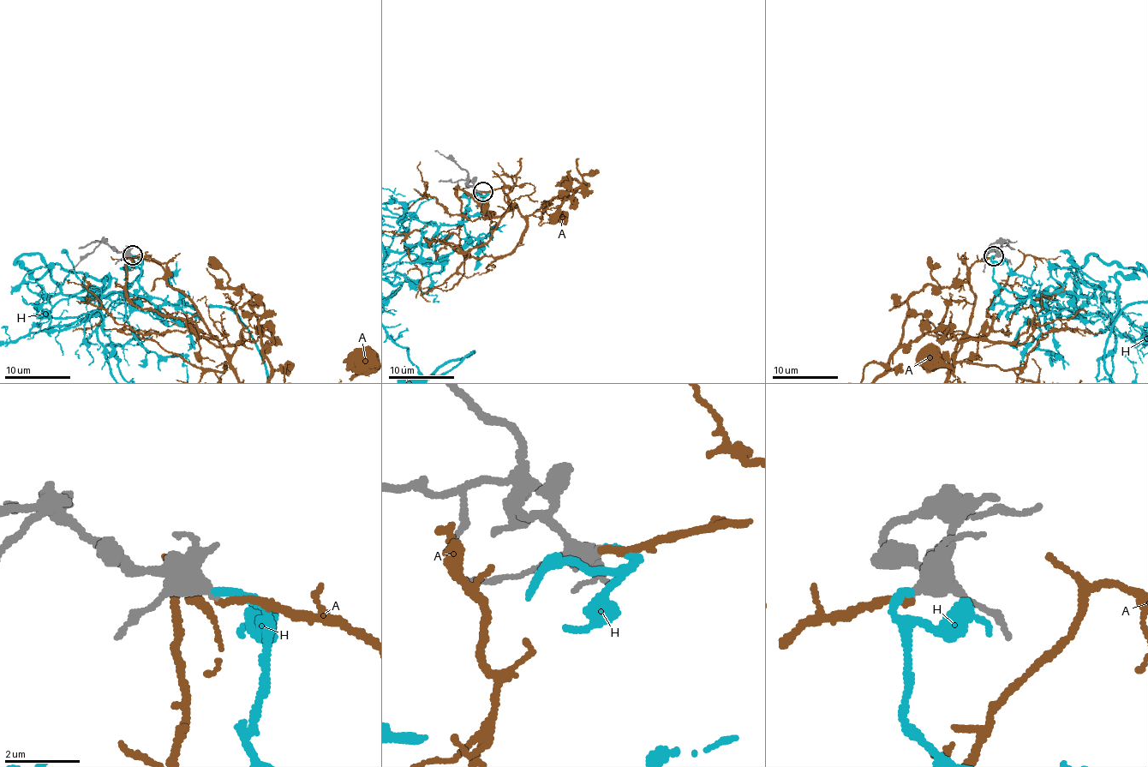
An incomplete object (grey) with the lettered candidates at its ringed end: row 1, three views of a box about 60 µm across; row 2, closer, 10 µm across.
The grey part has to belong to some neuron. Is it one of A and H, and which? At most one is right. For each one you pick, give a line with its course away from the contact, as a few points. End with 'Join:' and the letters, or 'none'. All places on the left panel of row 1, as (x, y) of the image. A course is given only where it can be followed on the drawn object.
Join: H

